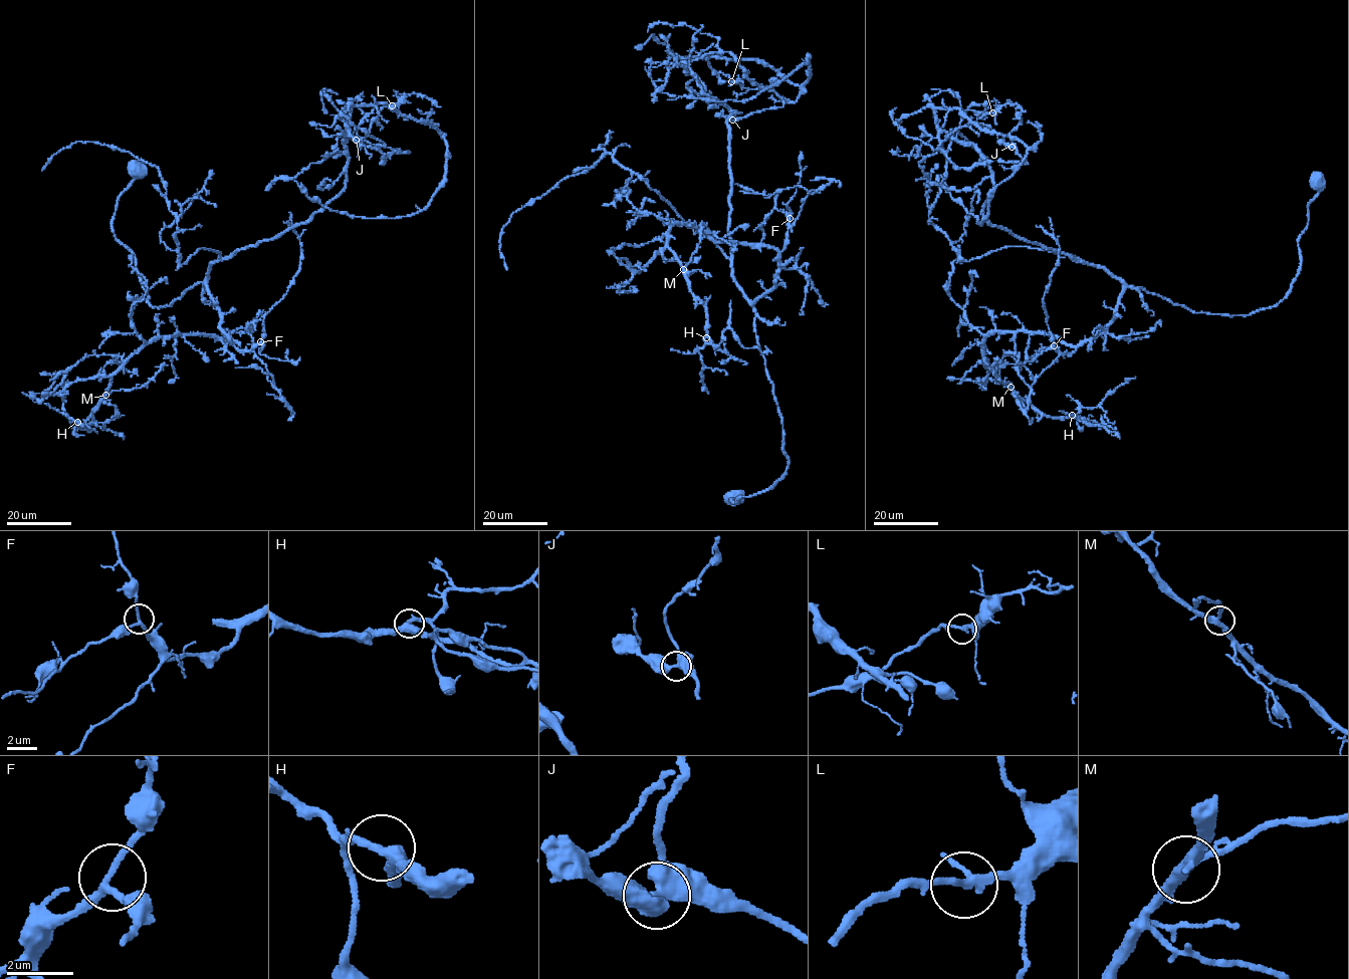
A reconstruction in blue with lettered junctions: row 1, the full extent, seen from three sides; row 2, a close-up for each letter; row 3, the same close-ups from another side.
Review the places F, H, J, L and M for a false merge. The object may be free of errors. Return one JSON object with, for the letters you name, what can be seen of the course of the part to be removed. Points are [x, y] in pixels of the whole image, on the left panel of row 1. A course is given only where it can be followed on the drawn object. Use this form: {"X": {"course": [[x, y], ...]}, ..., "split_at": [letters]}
{"split_at": []}

